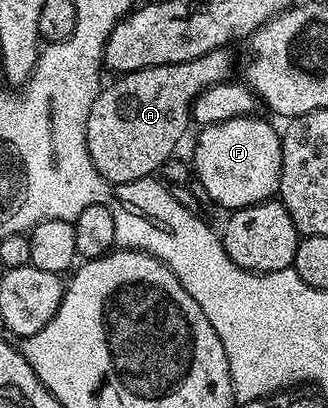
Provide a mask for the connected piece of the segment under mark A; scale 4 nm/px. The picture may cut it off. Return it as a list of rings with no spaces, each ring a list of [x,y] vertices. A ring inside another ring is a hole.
[[[223,47],[184,63],[144,67],[121,74],[98,90],[86,120],[86,146],[90,161],[105,181],[127,185],[157,174],[175,156],[178,140],[192,121],[194,100],[209,85],[231,80],[234,57]]]

